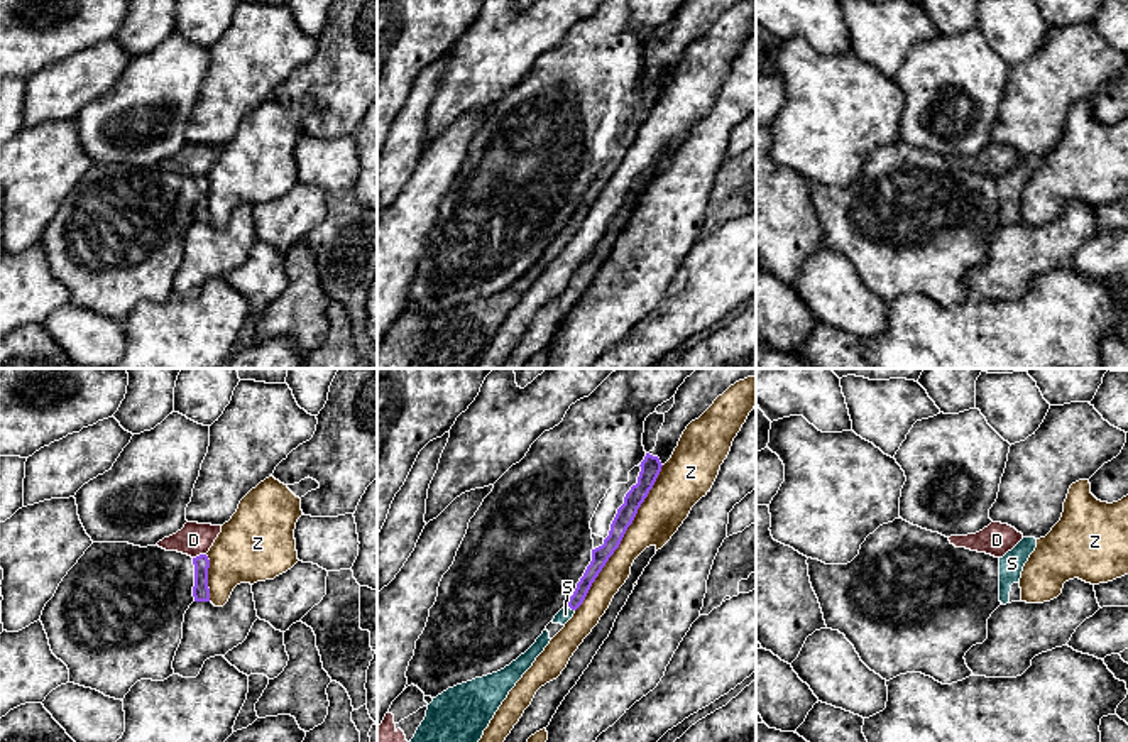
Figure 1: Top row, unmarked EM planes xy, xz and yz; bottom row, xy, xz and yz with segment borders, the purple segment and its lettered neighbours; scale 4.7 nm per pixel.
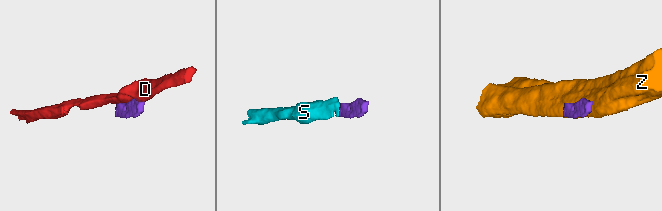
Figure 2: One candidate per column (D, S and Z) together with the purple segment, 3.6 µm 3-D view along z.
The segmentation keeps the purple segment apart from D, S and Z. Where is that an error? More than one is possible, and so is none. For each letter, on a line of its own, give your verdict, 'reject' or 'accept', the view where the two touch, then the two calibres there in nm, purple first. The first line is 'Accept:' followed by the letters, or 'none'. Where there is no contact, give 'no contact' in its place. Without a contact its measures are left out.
Accept: S
D: reject | xy | 80/160 nm
S: accept | xz | 70/70 nm
Z: reject | xz | 90/220 nm

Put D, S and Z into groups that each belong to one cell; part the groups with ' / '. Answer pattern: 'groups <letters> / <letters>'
groups D / S / Z

